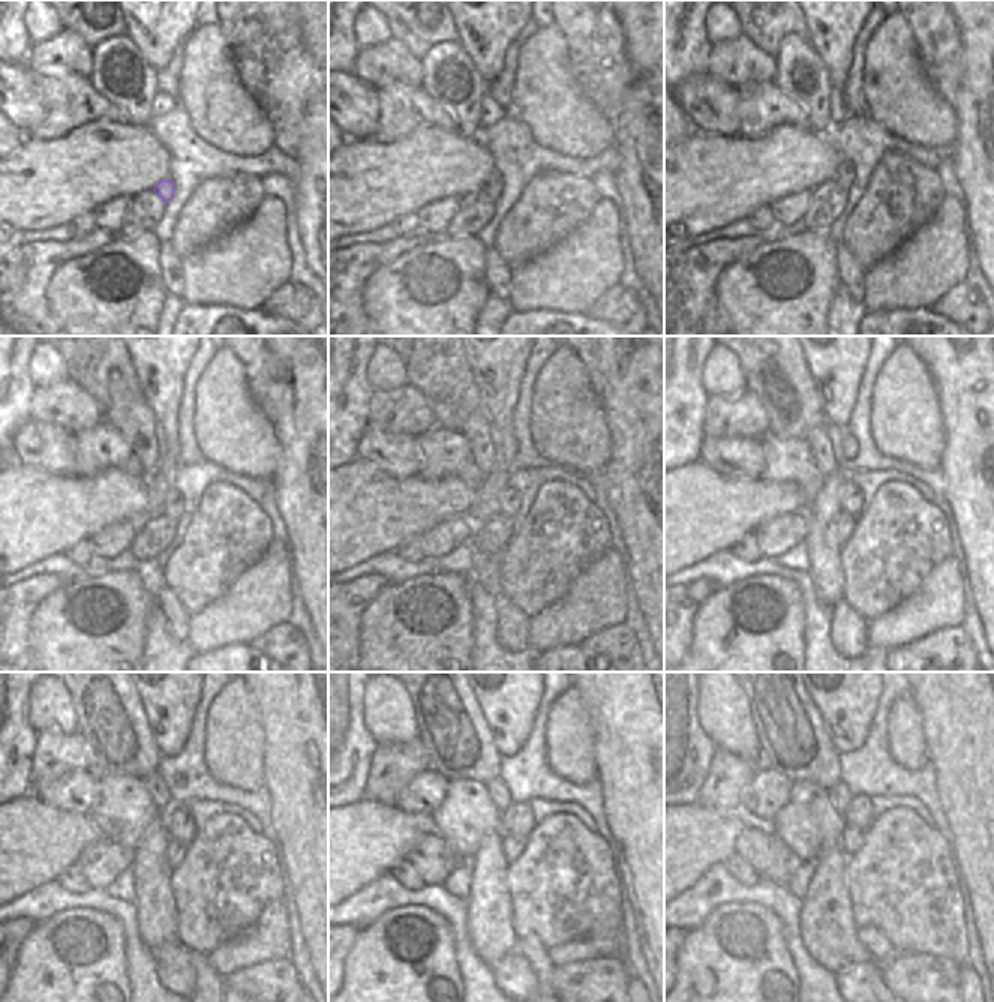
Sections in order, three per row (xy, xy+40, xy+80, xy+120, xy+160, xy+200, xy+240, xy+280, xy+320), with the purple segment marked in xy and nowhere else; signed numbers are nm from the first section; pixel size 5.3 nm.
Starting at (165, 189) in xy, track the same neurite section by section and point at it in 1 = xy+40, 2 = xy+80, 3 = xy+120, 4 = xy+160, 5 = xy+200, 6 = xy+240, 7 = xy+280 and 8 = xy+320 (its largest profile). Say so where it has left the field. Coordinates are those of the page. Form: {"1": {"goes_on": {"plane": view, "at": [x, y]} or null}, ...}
{"1": {"goes_on": {"plane": "xy+40", "at": [496, 182]}}, "2": {"goes_on": {"plane": "xy+80", "at": [844, 176]}}, "3": {"goes_on": {"plane": "xy+120", "at": [173, 501]}}, "4": {"goes_on": {"plane": "xy+160", "at": [510, 501]}}, "5": {"goes_on": {"plane": "xy+200", "at": [852, 500]}}, "6": {"goes_on": {"plane": "xy+240", "at": [180, 825]}}, "7": {"goes_on": {"plane": "xy+280", "at": [517, 819]}}, "8": {"goes_on": {"plane": "xy+320", "at": [859, 815]}}}

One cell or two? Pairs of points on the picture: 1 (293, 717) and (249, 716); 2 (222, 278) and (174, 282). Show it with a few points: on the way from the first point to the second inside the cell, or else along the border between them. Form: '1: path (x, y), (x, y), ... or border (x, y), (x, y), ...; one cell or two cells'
1: border (246, 687), (260, 713), (264, 750); two cells
2: border (183, 258), (182, 296); two cells

